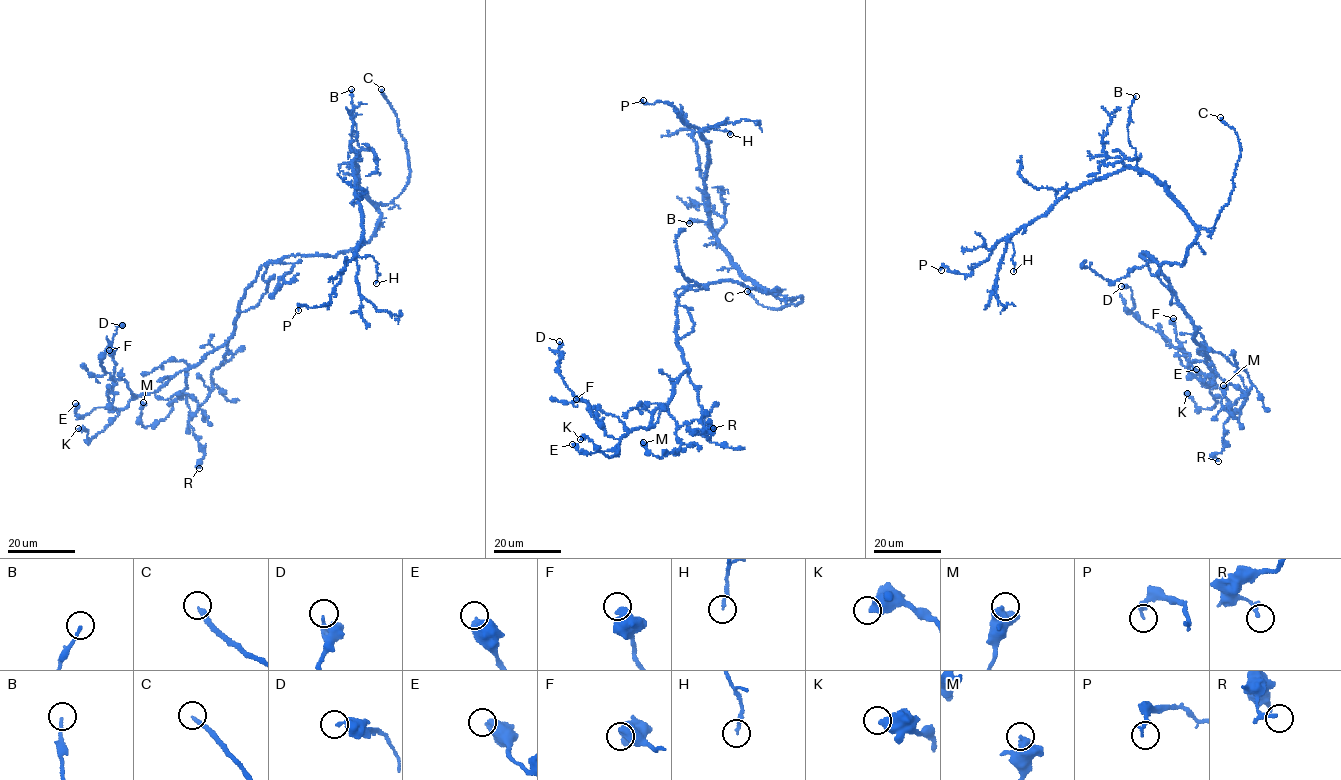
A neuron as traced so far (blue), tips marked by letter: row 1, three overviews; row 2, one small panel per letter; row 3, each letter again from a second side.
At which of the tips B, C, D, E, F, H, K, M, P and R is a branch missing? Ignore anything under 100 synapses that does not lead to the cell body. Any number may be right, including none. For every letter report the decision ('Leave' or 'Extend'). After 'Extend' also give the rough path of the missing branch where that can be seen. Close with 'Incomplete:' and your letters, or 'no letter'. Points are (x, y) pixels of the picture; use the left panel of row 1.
B: Leave
C: Extend. Course of what is missing: (381, 89), (378, 74), (367, 59), (353, 59), (349, 55)
D: Leave
E: Leave
F: Leave
H: Leave
K: Leave
M: Leave
P: Leave
R: Leave
Incomplete: C

